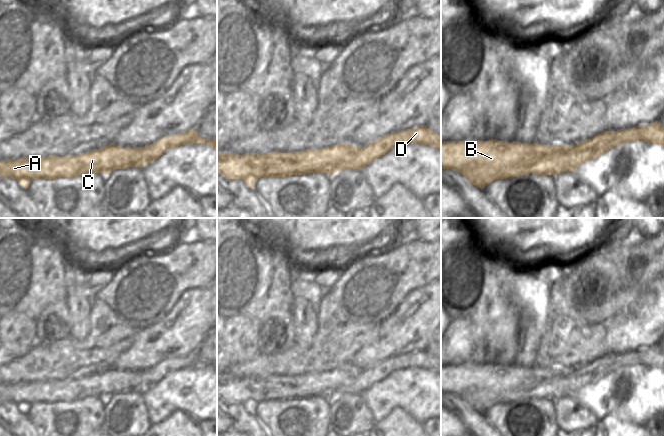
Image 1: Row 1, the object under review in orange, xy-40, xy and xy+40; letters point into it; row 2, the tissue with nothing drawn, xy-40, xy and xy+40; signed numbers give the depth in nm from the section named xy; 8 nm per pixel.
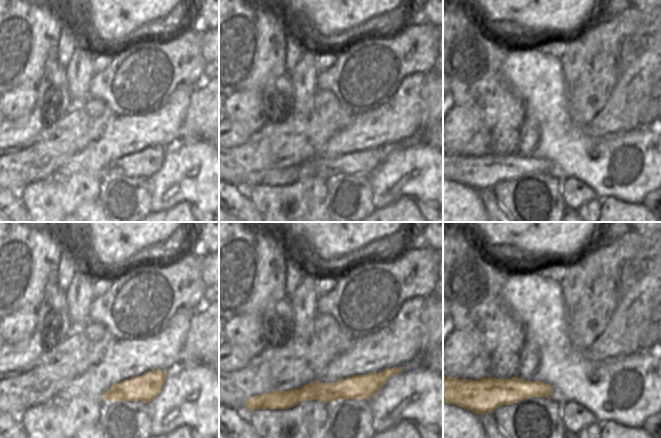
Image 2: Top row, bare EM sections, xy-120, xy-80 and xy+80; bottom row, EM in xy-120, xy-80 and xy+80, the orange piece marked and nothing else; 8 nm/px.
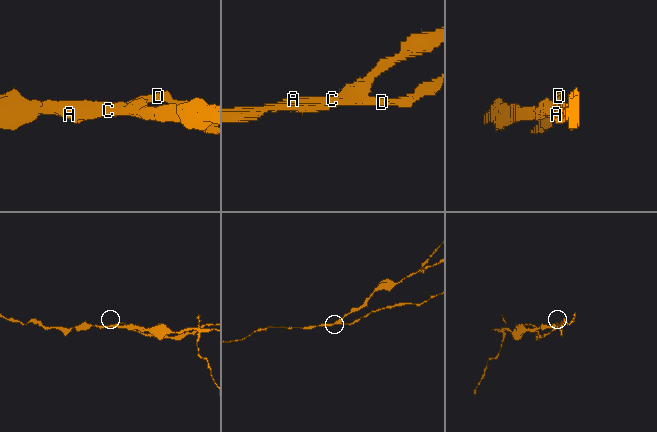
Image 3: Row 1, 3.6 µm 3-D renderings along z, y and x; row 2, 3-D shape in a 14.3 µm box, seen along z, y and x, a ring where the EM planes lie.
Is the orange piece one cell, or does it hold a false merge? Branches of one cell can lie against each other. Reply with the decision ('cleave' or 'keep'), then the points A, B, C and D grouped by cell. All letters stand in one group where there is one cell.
cleave | A C / B D

